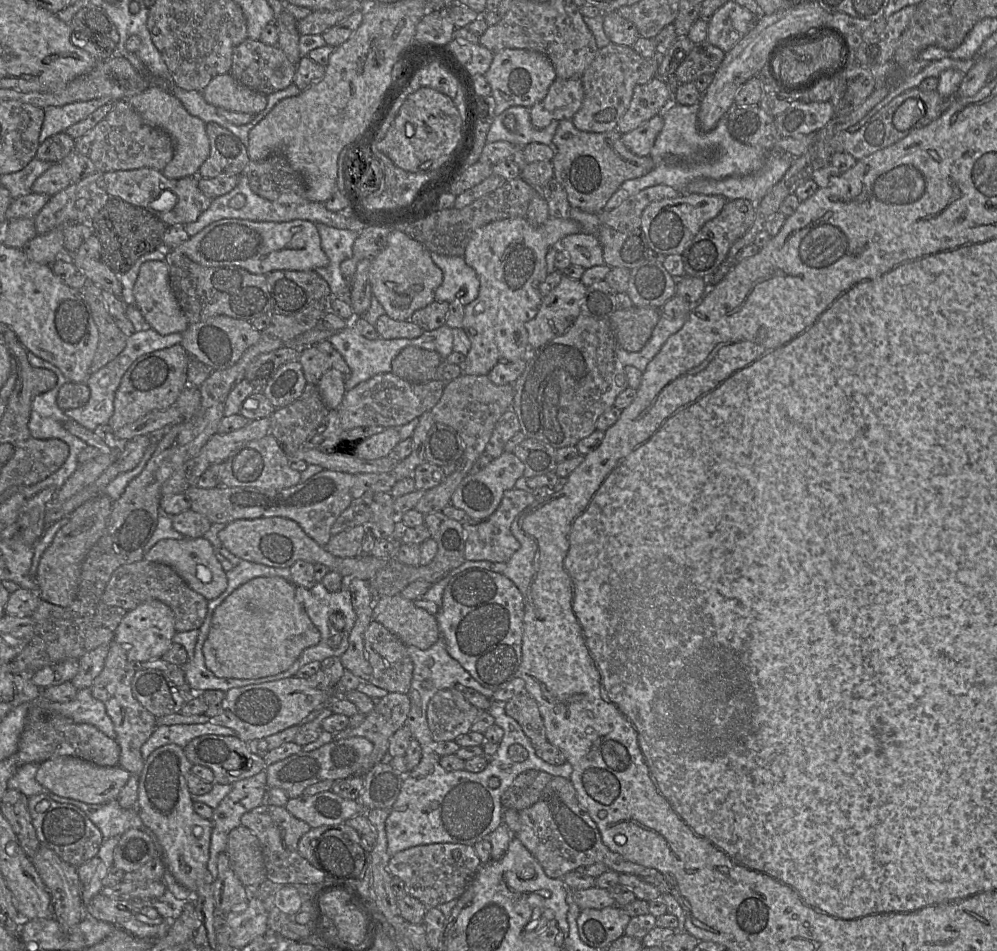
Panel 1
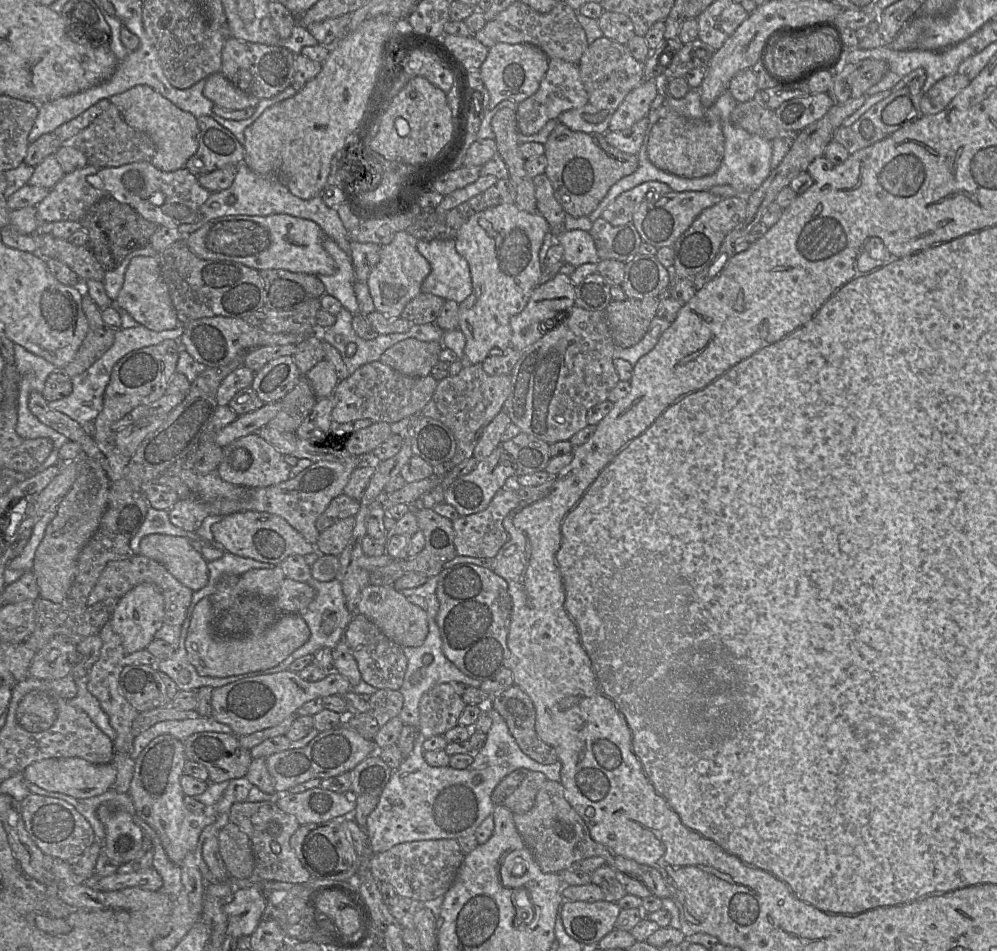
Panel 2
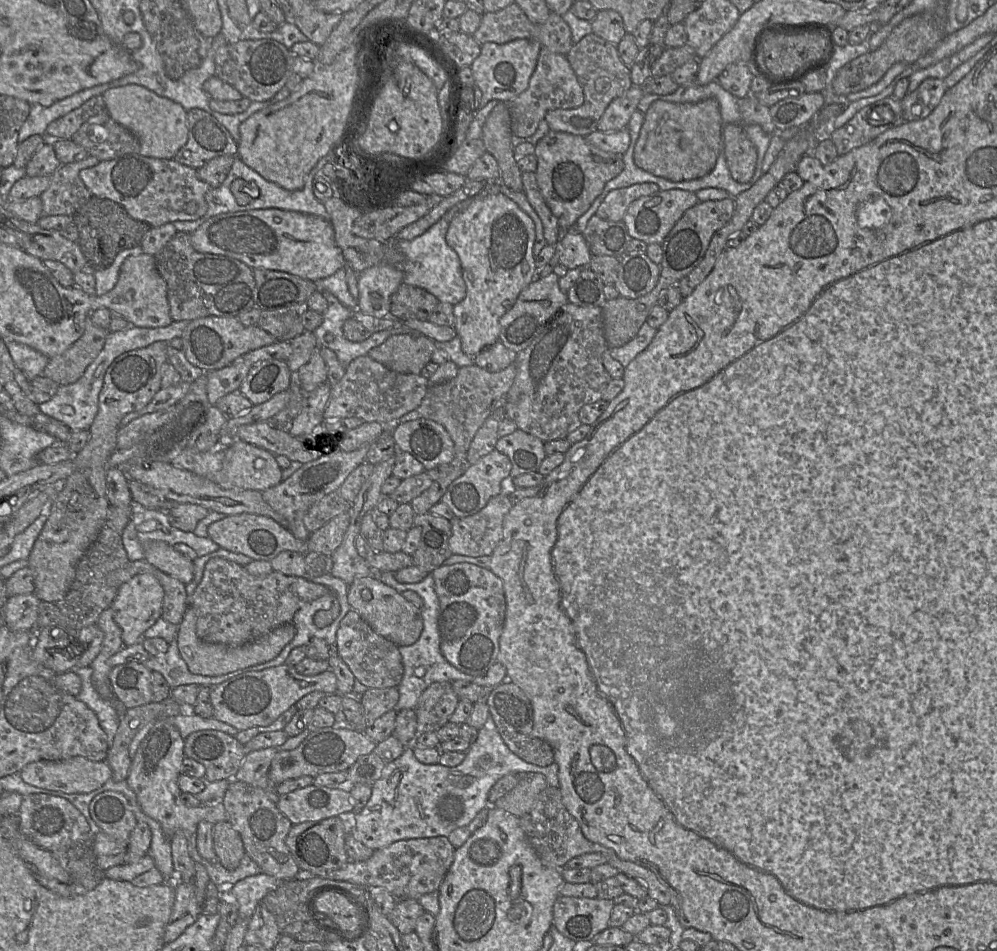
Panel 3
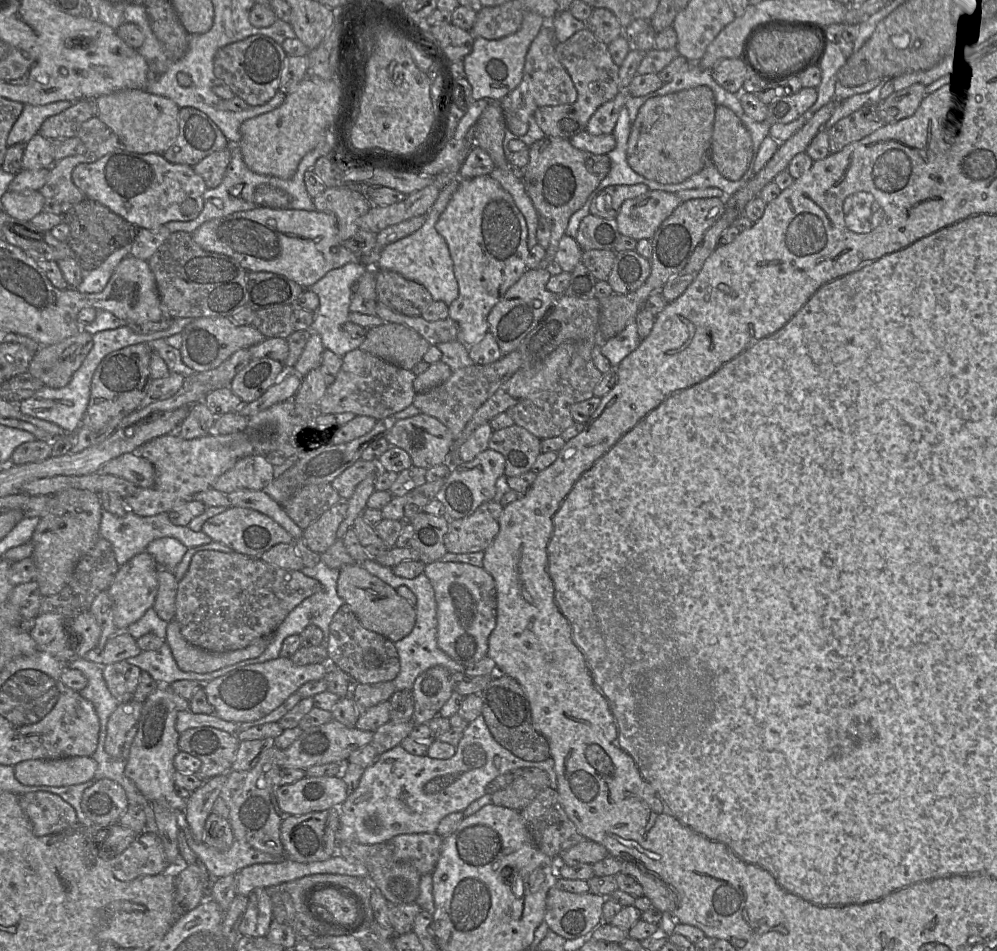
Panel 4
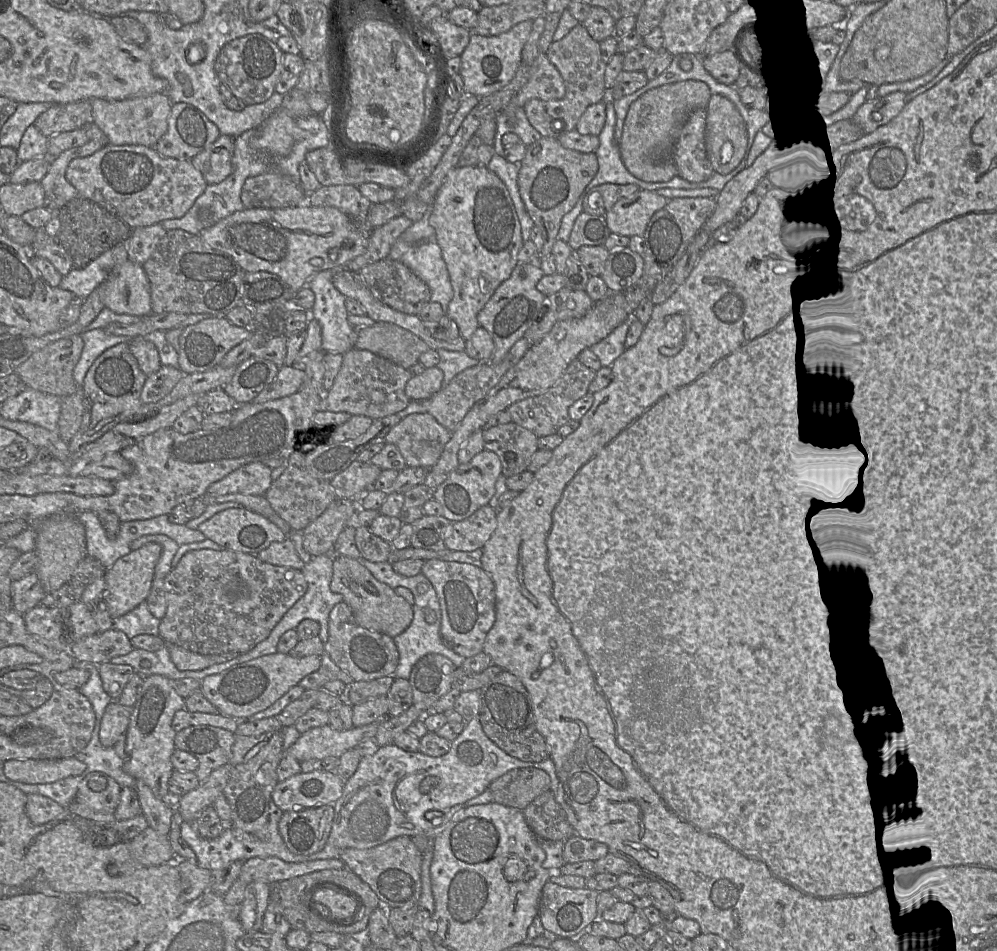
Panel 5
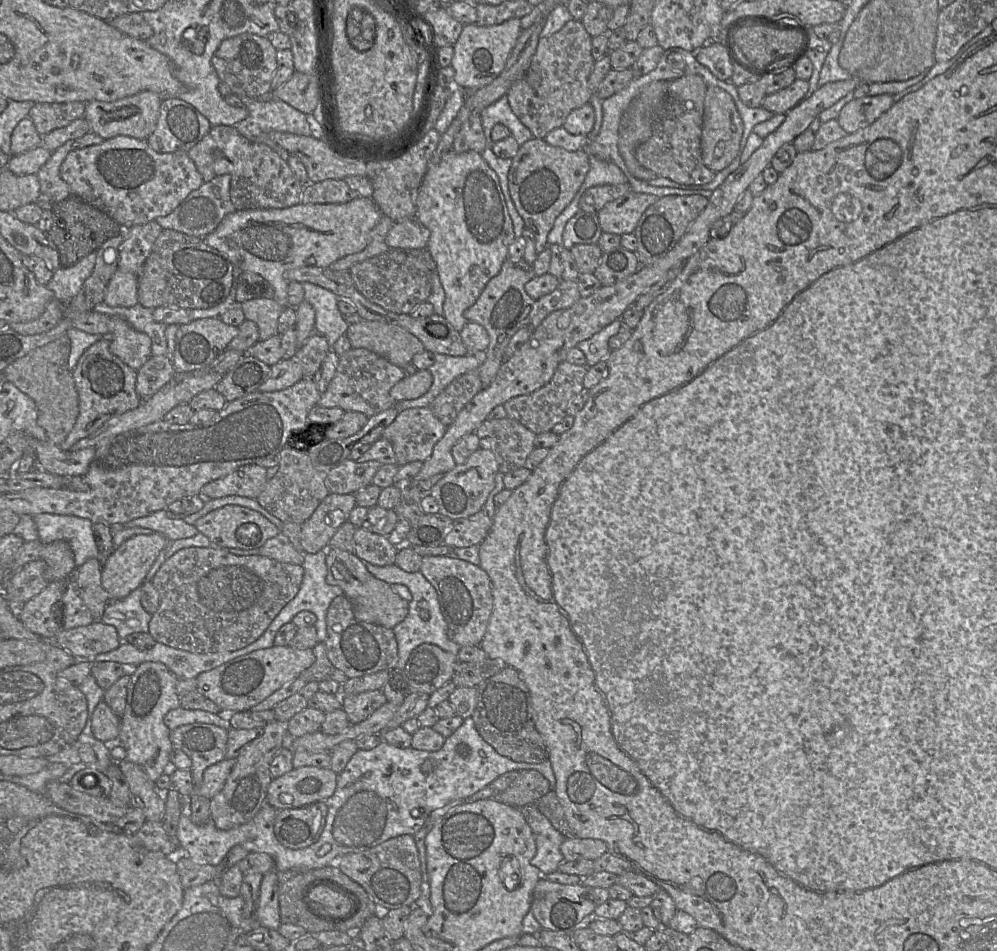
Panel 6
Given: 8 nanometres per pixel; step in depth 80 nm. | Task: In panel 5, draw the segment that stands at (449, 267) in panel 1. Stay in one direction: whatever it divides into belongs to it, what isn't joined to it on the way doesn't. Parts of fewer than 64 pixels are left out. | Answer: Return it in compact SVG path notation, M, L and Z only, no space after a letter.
M428 205L428 210L422 219L414 222L393 244L387 258L401 262L424 281L430 289L430 301L439 303L446 314L454 293L435 230L429 223L430 213L431 205Z

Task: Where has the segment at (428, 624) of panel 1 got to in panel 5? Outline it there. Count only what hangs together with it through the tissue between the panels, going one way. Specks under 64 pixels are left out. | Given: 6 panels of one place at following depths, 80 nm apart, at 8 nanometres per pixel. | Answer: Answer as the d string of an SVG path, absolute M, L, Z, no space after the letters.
M343 555L334 556L330 587L334 593L344 597L344 602L352 610L355 620L366 629L394 638L403 633L412 623L413 606L393 588L377 580L359 560Z

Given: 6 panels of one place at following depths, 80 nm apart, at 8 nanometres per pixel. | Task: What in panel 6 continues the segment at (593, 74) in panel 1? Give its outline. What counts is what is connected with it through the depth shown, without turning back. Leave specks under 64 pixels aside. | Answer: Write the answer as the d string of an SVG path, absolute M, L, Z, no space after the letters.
M577 20L567 22L550 36L540 37L530 66L530 70L540 75L540 84L531 86L523 78L514 82L506 94L511 110L534 138L544 139L550 131L563 126L572 110L590 103L593 92L588 86L588 78L595 63L591 45L592 37Z

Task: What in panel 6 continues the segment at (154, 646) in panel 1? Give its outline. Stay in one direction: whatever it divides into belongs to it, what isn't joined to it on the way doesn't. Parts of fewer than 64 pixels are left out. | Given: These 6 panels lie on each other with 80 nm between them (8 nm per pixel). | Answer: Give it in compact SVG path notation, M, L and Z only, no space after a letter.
M154 532L134 535L114 547L103 563L101 574L102 587L107 592L109 600L123 599L135 589L140 588L159 553L169 541L164 535Z

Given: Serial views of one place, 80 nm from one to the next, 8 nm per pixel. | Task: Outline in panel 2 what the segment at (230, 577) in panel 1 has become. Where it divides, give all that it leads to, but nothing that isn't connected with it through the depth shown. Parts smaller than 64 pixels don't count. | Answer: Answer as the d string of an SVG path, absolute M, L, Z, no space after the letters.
M226 552L222 558L208 562L209 582L216 583L225 574L241 577L252 569L270 569L274 567L280 566Z

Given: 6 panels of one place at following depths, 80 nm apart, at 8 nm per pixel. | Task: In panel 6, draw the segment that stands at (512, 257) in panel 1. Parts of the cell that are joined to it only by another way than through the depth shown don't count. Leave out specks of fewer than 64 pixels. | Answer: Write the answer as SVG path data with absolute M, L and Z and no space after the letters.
M451 150L426 172L419 187L415 219L430 231L426 249L435 262L445 292L443 316L460 332L468 322L464 312L475 304L487 283L500 272L509 257L508 248L516 238L497 174L481 154Z

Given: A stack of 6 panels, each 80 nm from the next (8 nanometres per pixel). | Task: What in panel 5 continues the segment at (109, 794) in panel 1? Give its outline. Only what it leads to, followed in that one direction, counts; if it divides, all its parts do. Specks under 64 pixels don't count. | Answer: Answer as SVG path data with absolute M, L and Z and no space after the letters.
M12 759L3 763L6 777L27 784L46 784L83 775L87 765L76 759Z

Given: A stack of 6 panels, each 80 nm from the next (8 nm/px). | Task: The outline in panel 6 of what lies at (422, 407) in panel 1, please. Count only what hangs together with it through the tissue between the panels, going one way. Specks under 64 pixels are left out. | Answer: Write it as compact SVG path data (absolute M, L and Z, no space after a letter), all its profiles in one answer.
M353 348L340 356L336 374L327 390L321 395L318 405L324 408L341 408L374 416L395 405L390 396L394 385L404 379L403 368L365 348Z

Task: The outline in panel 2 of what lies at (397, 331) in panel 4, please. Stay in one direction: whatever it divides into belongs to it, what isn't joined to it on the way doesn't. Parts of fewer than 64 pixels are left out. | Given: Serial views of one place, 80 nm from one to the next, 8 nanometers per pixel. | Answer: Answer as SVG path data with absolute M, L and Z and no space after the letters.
M408 338L387 349L380 361L402 375L424 377L431 375L432 368L439 362L442 349L442 342Z

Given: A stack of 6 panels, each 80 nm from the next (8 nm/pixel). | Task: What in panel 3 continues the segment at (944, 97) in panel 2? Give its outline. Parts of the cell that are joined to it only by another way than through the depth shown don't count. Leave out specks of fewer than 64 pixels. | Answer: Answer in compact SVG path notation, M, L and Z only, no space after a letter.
M930 78L901 99L903 121L924 119L939 105L949 88L944 80Z

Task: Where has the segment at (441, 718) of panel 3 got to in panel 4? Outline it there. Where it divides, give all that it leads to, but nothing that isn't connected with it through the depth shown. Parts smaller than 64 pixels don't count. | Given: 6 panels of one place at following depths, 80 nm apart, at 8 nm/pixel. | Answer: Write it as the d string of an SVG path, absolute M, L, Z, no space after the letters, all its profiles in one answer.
M435 666L421 673L412 689L415 725L428 724L440 714L441 708L453 693L452 673L442 666Z

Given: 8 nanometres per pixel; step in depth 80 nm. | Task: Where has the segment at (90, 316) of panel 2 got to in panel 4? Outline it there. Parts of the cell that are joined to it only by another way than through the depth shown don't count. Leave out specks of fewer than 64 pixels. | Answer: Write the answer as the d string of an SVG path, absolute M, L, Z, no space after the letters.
M80 331L77 335L68 337L63 341L41 348L33 356L28 373L39 379L44 386L50 388L63 388L69 384L73 374L78 370L93 347L93 335Z

